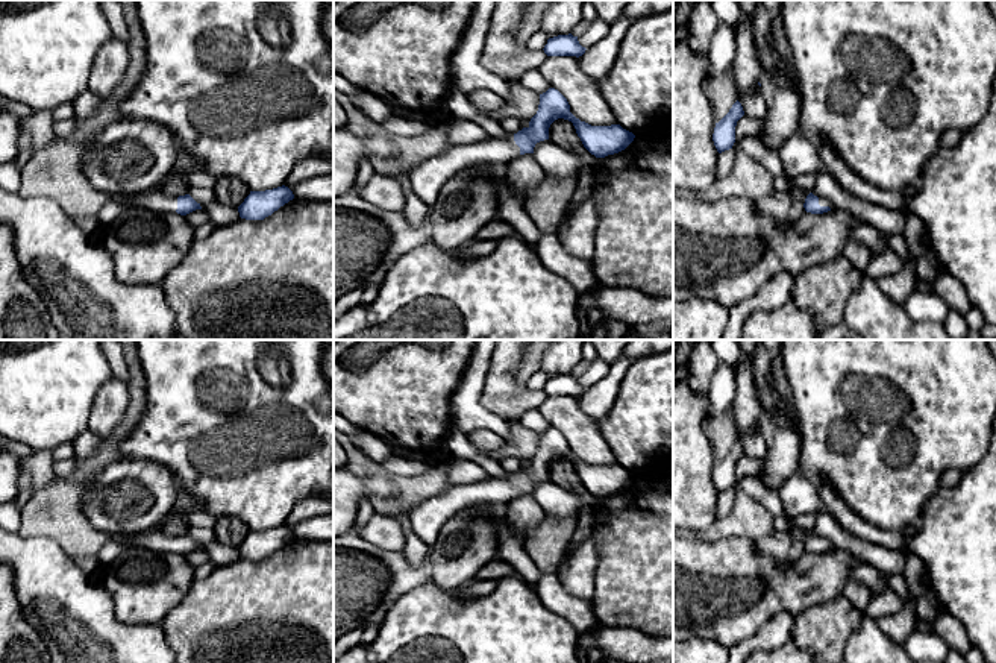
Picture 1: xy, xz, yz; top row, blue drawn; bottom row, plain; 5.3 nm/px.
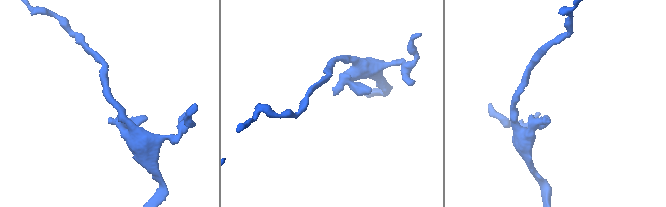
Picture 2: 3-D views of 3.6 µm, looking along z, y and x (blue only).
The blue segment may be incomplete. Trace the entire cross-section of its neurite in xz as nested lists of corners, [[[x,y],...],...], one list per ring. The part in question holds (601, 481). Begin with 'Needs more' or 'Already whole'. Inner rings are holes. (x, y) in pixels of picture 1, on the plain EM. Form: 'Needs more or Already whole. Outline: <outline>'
Needs more. Outline: [[[555,428],[540,434],[537,454],[529,466],[506,478],[488,478],[475,484],[461,484],[444,490],[409,513],[409,522],[417,534],[429,548],[437,542],[441,526],[455,514],[475,504],[506,505],[518,495],[534,493],[537,482],[549,479],[549,467],[564,458],[573,463],[584,487],[596,498],[625,490],[635,475],[620,464],[591,466],[581,461],[570,452],[567,438]]]

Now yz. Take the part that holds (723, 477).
Already whole. Outline: [[[737,440],[729,452],[719,463],[716,463],[713,481],[719,493],[732,489],[735,482],[735,466],[743,455],[743,446]]]

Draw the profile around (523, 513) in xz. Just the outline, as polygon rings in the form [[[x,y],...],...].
[[[534,493],[518,495],[506,504],[505,517],[526,543],[544,519],[544,511]]]

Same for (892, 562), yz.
[[[820,510],[816,514],[816,526],[811,531],[817,537],[831,542],[832,549],[841,549],[864,561],[882,573],[904,575],[907,555],[904,551],[888,549],[882,545],[863,540],[847,533],[828,511]]]

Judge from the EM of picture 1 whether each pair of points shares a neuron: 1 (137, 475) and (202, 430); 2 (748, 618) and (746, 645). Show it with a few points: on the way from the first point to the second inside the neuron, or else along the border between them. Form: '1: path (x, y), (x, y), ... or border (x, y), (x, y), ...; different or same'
1: border (125, 457), (155, 460), (175, 475); different
2: border (775, 615), (754, 633), (729, 647); different

